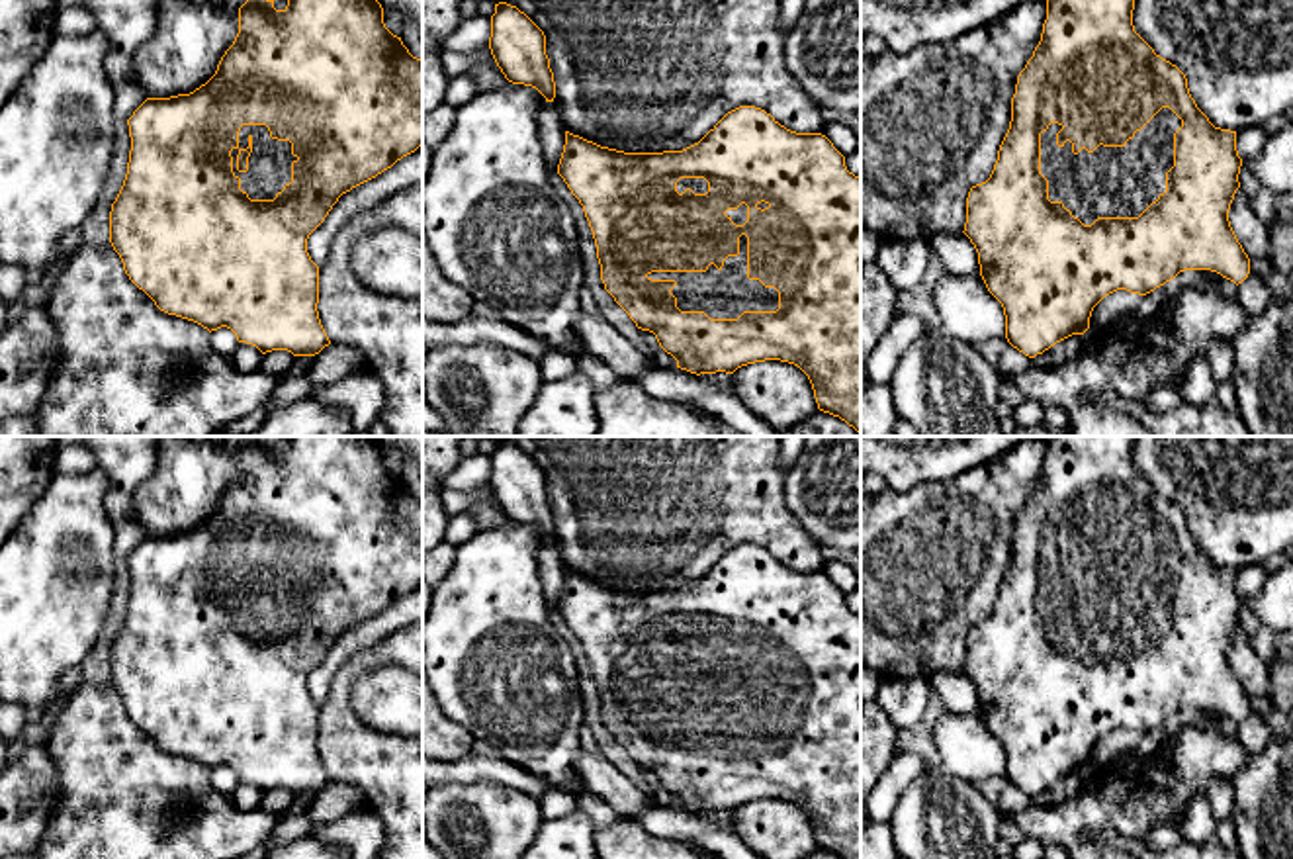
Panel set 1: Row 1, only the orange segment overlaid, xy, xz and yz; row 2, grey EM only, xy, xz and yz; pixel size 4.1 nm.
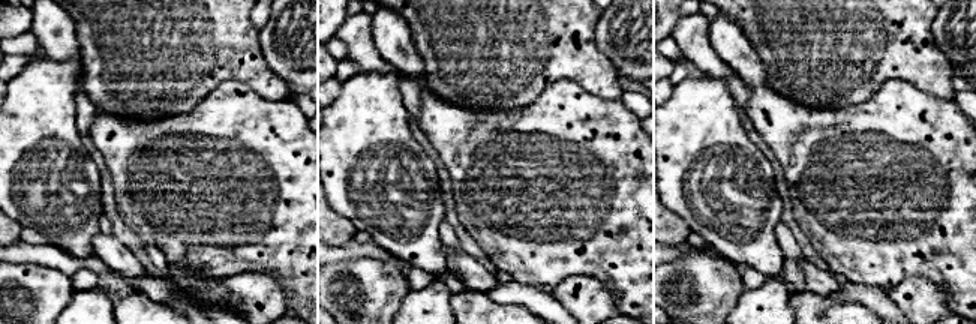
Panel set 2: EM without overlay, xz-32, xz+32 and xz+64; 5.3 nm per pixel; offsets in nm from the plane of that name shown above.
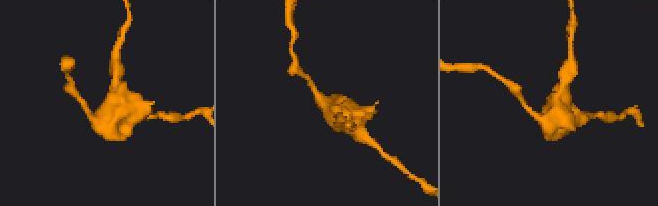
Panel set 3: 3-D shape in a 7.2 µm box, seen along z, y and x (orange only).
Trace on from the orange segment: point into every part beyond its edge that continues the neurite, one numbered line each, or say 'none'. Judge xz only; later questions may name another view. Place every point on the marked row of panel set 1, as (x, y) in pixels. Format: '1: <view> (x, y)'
1: xz (722, 294)

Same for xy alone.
1: xy (270, 161)

